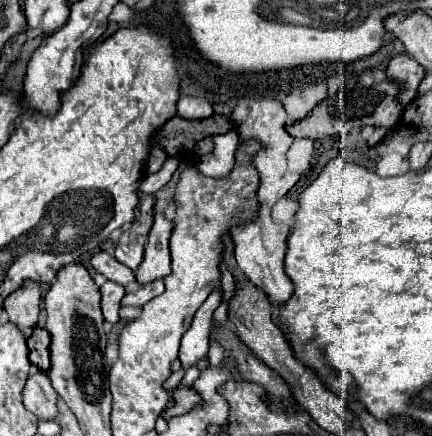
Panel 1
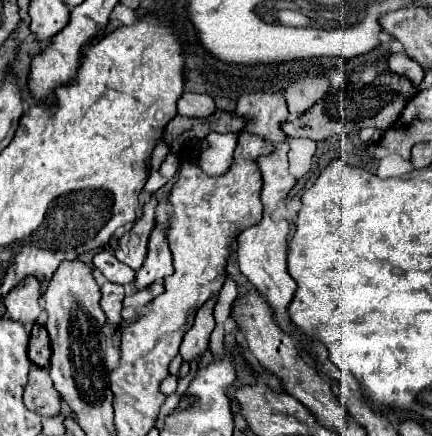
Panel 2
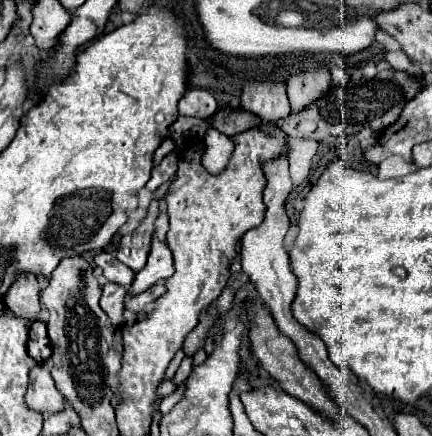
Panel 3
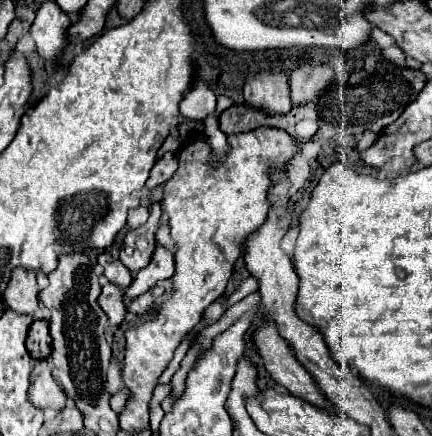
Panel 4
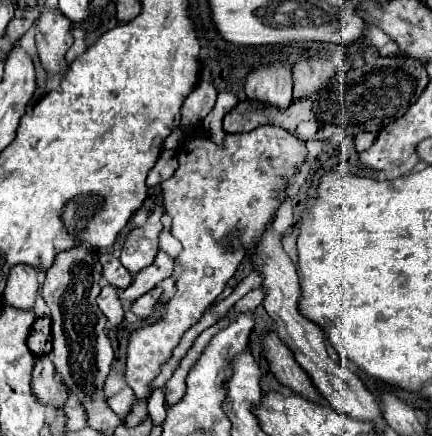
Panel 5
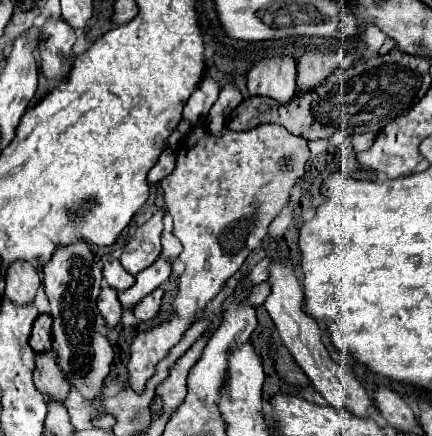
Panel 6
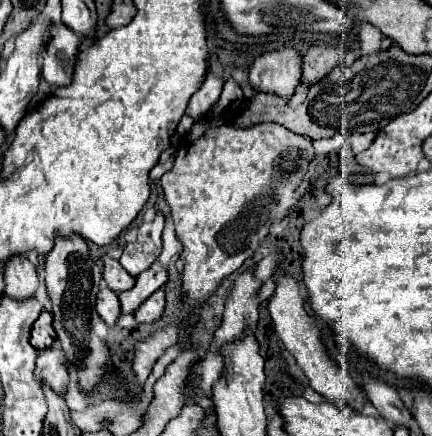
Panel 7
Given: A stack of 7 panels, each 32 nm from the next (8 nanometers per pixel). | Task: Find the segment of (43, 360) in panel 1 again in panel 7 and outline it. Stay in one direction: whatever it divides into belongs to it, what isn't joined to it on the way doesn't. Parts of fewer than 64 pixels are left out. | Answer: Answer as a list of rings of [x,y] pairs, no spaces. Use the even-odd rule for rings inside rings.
[[[42,312],[38,316],[38,320],[34,322],[34,326],[32,326],[30,344],[36,350],[44,350],[44,348],[50,348],[52,346],[54,338],[56,338],[56,332],[52,328],[52,314],[50,312]]]

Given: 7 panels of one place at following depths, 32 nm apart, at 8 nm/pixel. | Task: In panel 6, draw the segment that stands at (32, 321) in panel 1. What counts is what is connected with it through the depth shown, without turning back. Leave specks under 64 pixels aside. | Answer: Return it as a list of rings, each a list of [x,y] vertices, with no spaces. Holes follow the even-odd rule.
[[[16,262],[12,264],[12,268],[8,268],[4,296],[10,302],[18,306],[28,306],[34,302],[38,288],[40,288],[40,278],[38,278],[38,270],[32,264]]]

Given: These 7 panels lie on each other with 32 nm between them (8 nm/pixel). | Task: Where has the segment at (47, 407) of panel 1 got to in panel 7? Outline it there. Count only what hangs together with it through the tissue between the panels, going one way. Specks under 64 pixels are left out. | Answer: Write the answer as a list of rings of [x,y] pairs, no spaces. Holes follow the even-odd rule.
[[[46,348],[36,360],[34,376],[40,386],[48,386],[60,396],[68,392],[68,370],[64,368],[64,358],[60,348]]]

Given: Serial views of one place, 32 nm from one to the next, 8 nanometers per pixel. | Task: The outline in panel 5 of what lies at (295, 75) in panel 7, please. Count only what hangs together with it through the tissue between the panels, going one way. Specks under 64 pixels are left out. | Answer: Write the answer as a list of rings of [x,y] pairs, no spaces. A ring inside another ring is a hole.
[[[262,66],[248,74],[244,92],[248,100],[284,110],[292,104],[292,70],[288,66]]]

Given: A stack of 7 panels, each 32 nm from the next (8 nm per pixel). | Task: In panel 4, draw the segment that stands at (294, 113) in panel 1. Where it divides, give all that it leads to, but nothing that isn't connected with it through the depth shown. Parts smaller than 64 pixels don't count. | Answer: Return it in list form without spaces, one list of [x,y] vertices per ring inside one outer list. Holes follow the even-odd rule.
[[[304,64],[290,74],[290,100],[292,104],[306,104],[316,98],[332,80],[332,68],[328,64]]]

